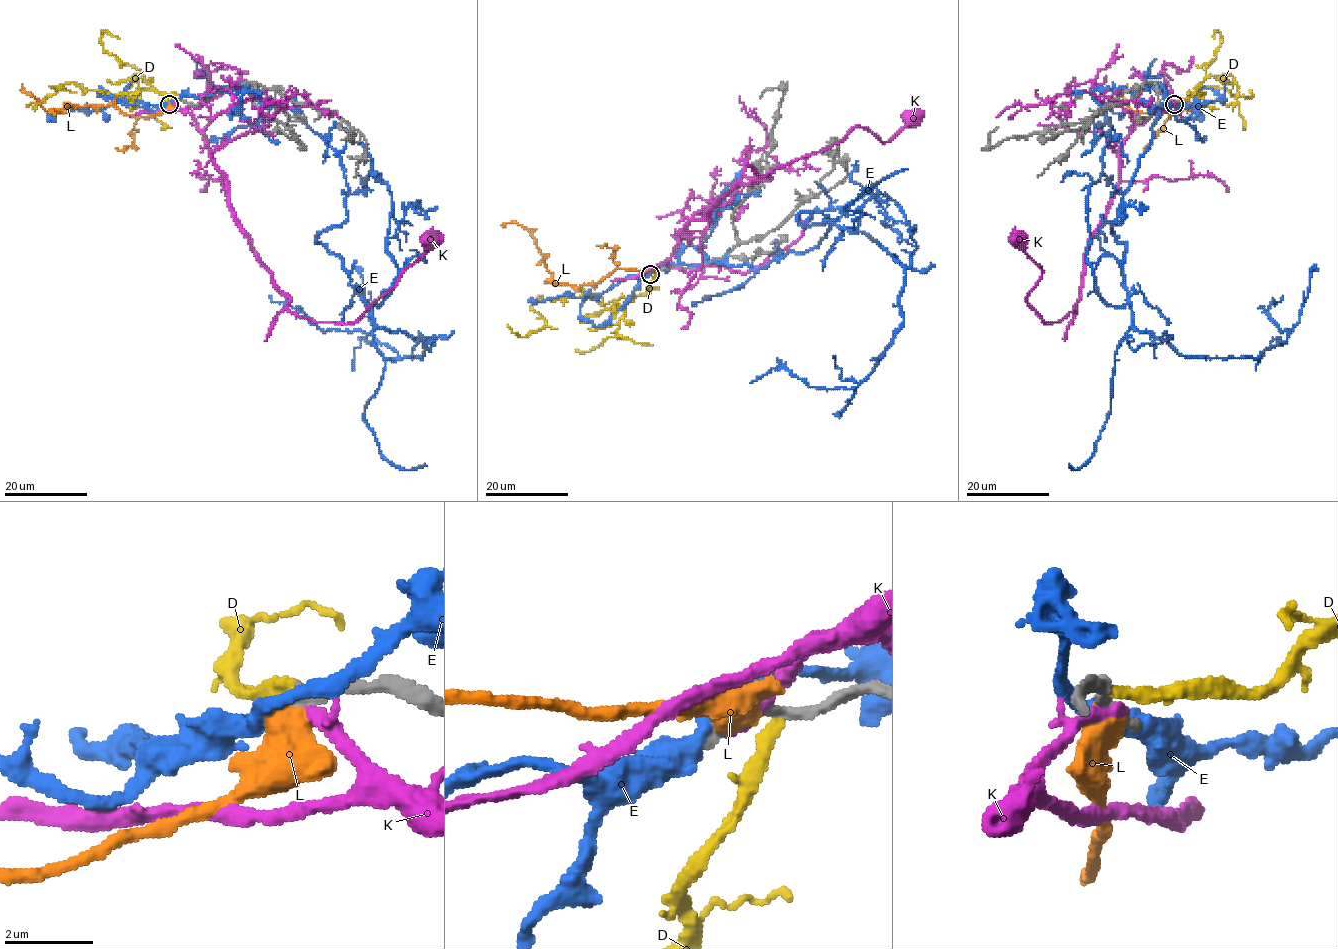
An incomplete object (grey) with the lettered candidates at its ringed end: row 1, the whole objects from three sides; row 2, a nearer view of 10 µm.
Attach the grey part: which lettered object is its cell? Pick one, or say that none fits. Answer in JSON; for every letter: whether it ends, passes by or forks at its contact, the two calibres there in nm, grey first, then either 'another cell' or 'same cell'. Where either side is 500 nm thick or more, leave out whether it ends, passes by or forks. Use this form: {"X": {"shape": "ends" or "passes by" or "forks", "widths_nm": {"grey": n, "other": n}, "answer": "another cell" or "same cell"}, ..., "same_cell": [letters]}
{"D": {"shape": "ends", "widths_nm": {"grey": 280, "other": 280}, "answer": "another cell"}, "E": {"shape": "passes by", "widths_nm": {"grey": 340, "other": 400}, "answer": "another cell"}, "K": {"shape": "ends", "widths_nm": {"grey": 420, "other": 360}, "answer": "another cell"}, "L": {"widths_nm": {"grey": 400, "other": 750}, "answer": "another cell"}, "same_cell": []}

